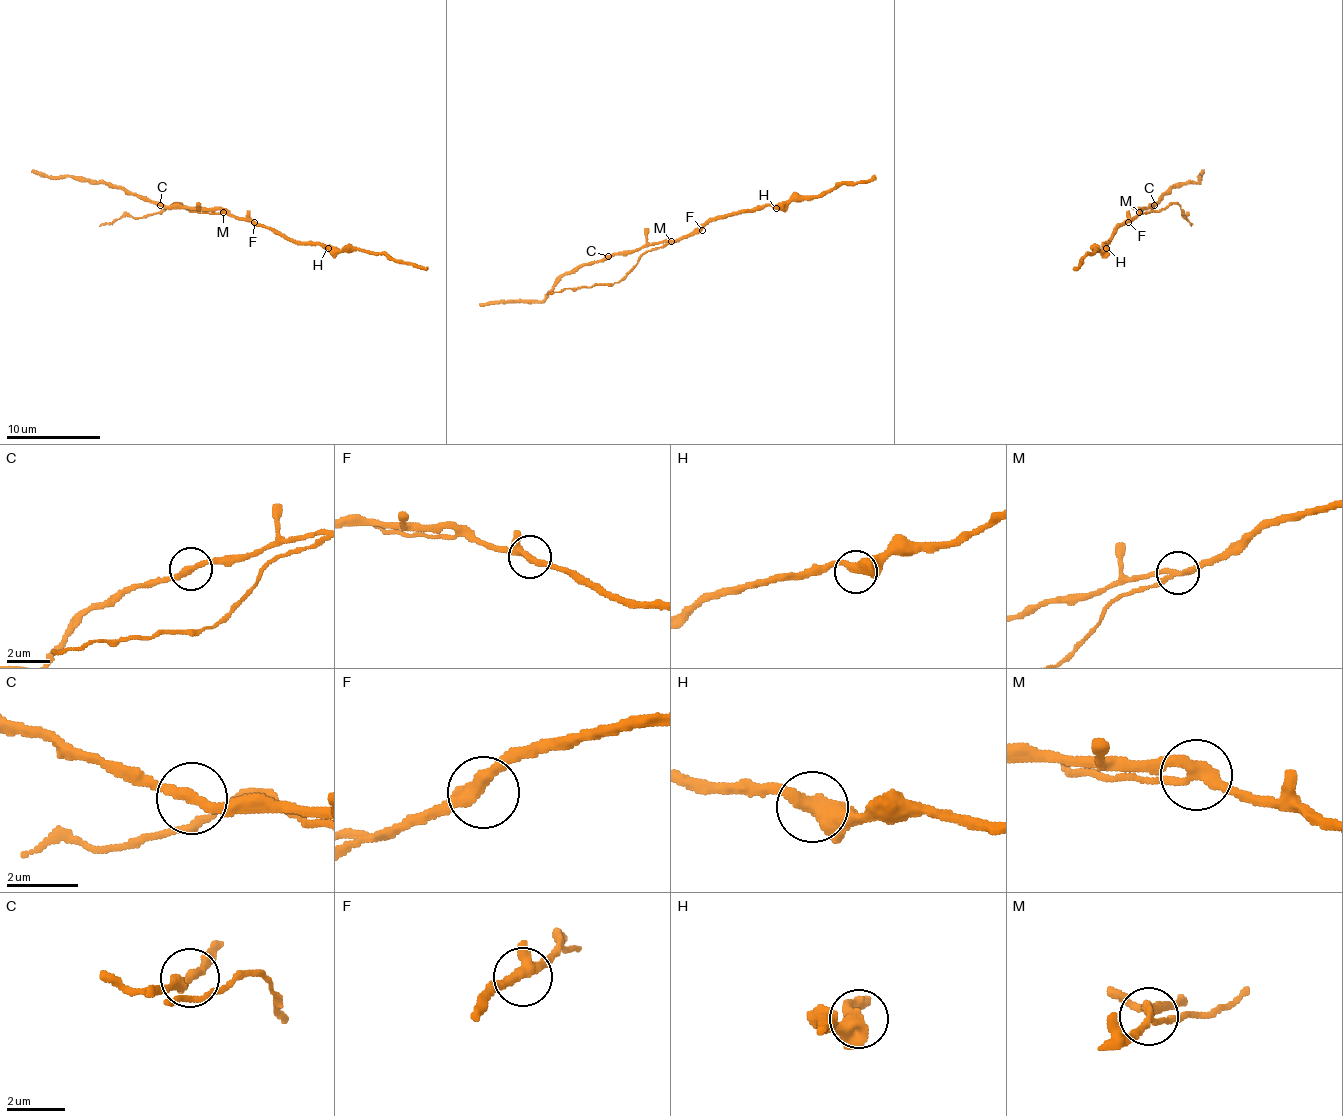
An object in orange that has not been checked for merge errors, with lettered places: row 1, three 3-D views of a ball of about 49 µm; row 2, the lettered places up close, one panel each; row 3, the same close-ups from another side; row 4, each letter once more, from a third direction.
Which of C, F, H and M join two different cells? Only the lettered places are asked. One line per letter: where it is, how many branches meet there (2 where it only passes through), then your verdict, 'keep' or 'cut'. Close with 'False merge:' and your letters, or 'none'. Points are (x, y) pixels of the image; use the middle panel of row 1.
C: (608, 256) | 2 | keep
F: (702, 230) | 3 | keep
H: (776, 208) | 3 | keep
M: (671, 241) | 3 | cut
False merge: M

